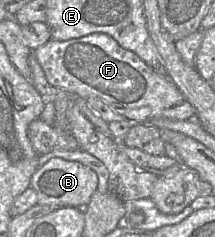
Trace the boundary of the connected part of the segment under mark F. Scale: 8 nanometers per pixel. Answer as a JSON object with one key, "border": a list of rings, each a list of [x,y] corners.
{"border":[[[92,33],[65,41],[50,39],[32,53],[49,84],[85,100],[98,97],[131,123],[148,123],[161,118],[195,120],[194,107],[165,73],[155,71],[108,34]]]}

